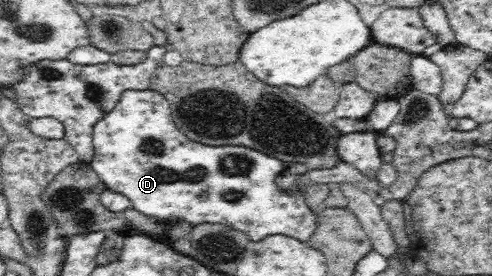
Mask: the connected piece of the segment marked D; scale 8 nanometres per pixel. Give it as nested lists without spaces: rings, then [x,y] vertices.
[[[143,89],[122,92],[120,101],[93,128],[93,149],[94,158],[89,163],[91,169],[108,189],[126,196],[133,208],[146,216],[160,220],[180,218],[192,225],[206,222],[225,224],[246,232],[252,240],[258,241],[270,234],[286,234],[307,242],[315,233],[315,211],[308,208],[303,193],[295,189],[282,191],[274,181],[287,170],[287,164],[248,147],[210,146],[190,140],[174,126],[168,100],[157,91]]]

